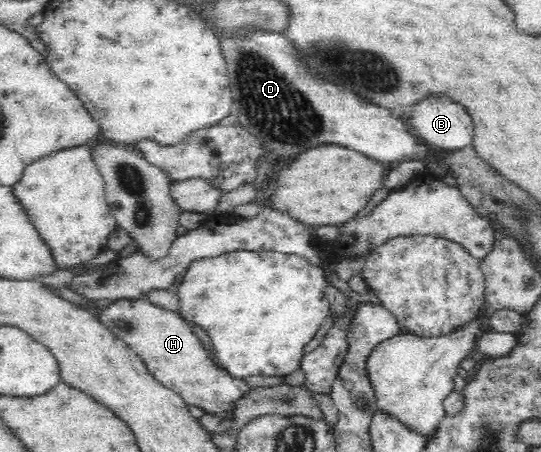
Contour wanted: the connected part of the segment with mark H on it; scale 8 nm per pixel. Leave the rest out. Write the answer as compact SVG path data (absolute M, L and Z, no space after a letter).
M140 298L138 301L126 301L126 299L120 299L108 309L104 309L104 313L100 315L100 321L115 337L123 339L127 346L143 359L150 373L164 387L176 392L186 405L196 406L204 413L212 414L224 421L235 420L235 411L240 405L238 400L242 399L252 389L252 386L244 378L232 377L223 367L218 367L217 360L214 361L210 352L202 346L202 341L196 337L180 314L158 307L150 303L150 300L142 301Z

